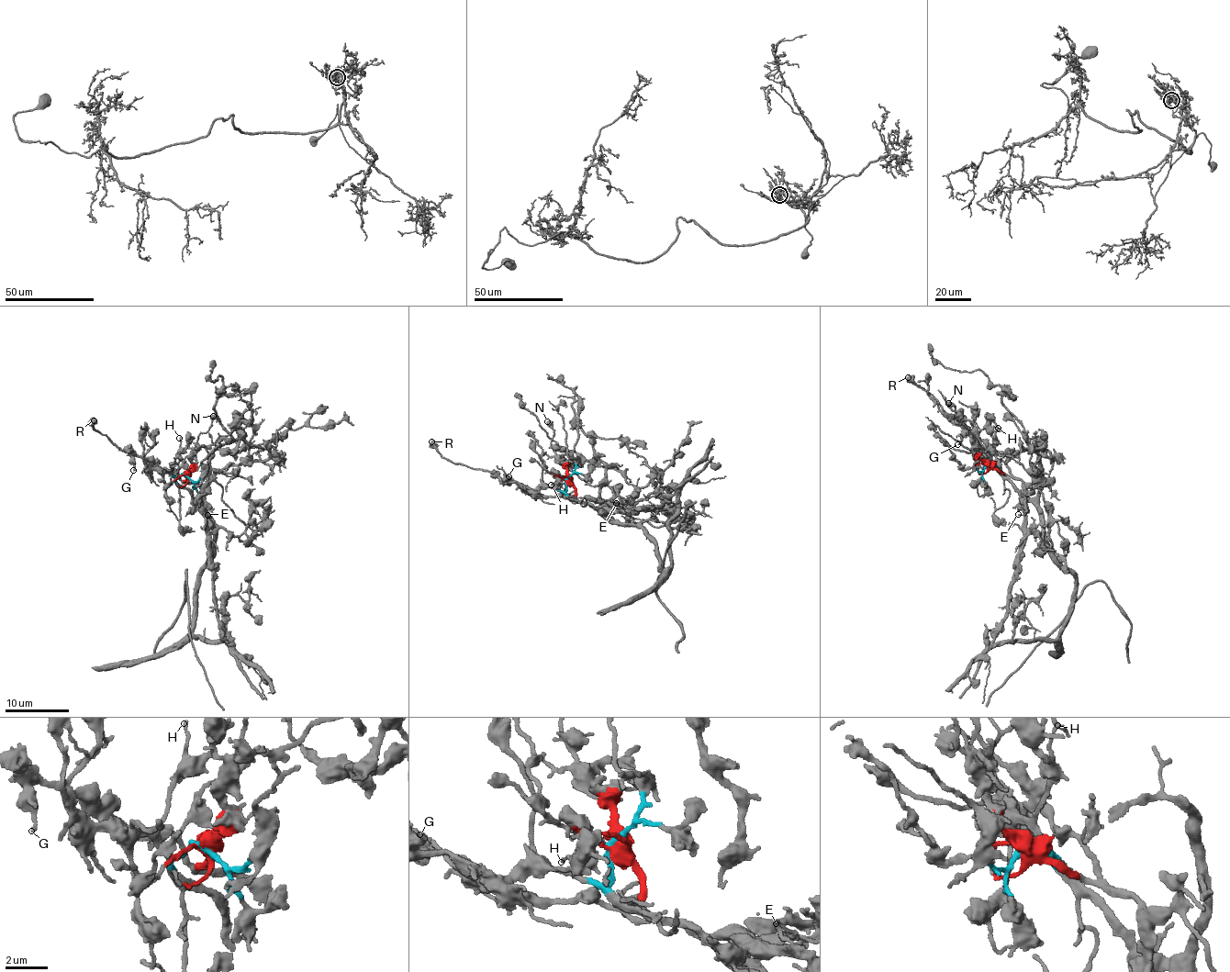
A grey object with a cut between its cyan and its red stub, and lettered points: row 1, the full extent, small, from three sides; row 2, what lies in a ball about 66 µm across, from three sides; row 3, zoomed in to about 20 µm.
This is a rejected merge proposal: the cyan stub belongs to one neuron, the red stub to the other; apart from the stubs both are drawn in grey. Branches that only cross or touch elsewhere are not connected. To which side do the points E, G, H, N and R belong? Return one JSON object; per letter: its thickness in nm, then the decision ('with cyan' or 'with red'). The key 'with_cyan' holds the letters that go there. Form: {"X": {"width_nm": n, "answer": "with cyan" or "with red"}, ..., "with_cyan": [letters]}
{"E": {"width_nm": 120, "answer": "with red"}, "G": {"width_nm": 160, "answer": "with cyan"}, "H": {"width_nm": 140, "answer": "with cyan"}, "N": {"width_nm": 550, "answer": "with red"}, "R": {"width_nm": 700, "answer": "with cyan"}, "with_cyan": ["G", "H", "R"]}

